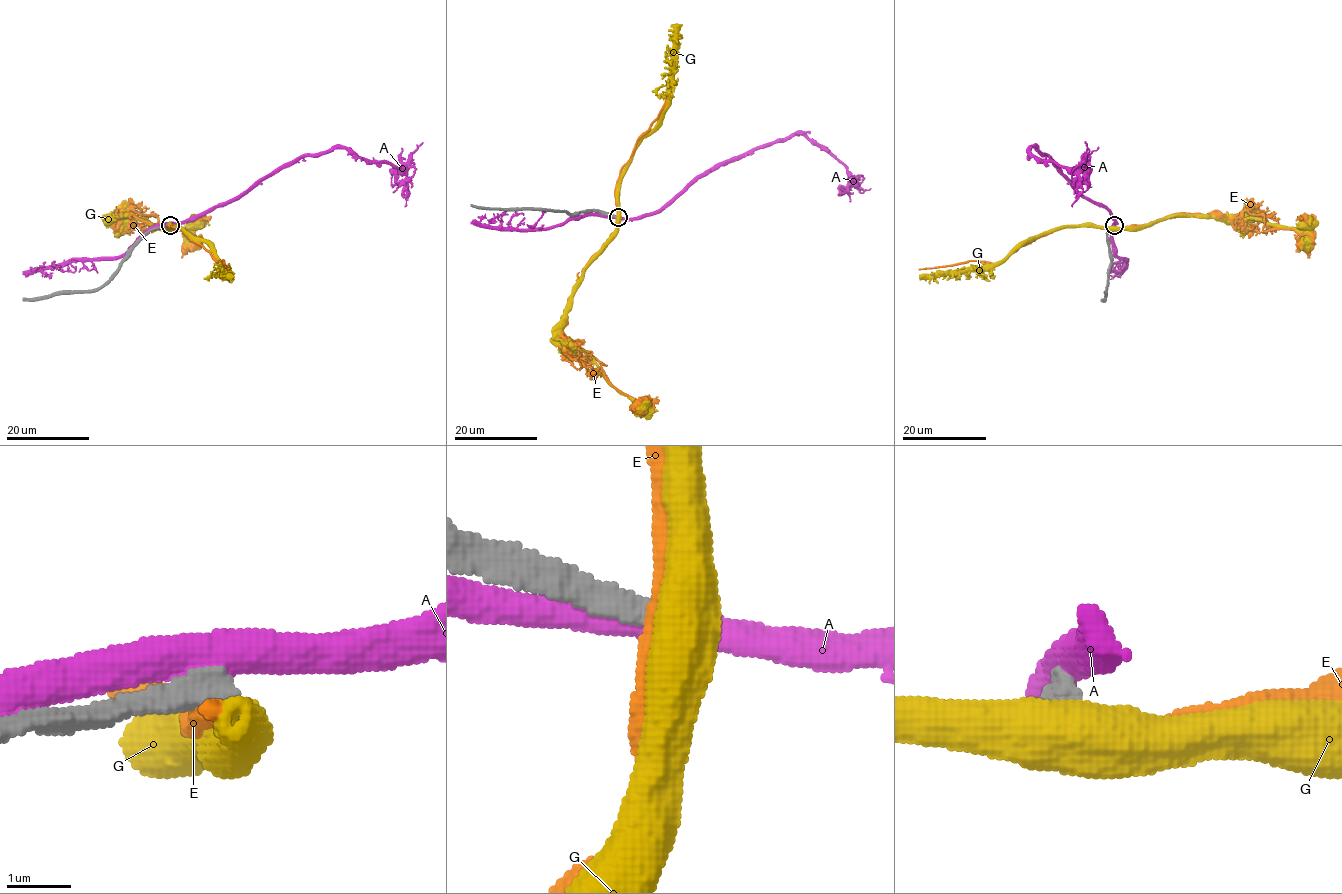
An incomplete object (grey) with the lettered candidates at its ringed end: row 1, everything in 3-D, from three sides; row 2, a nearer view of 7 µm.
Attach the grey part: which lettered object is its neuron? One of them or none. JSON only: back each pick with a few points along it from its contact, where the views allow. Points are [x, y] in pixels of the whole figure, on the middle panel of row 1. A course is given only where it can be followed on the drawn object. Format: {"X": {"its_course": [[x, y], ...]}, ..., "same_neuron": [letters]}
{"same_neuron": []}

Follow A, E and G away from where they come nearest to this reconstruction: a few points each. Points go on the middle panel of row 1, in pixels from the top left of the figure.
A: (616, 217), (653, 215), (699, 177), (730, 160), (804, 134), (825, 146), (853, 180), (852, 175)
E: (617, 217), (615, 234), (584, 268), (563, 331), (642, 404), (635, 411), (649, 394)
G: (618, 218), (617, 234), (588, 266), (572, 297), (562, 337), (576, 344), (621, 392), (657, 410)

